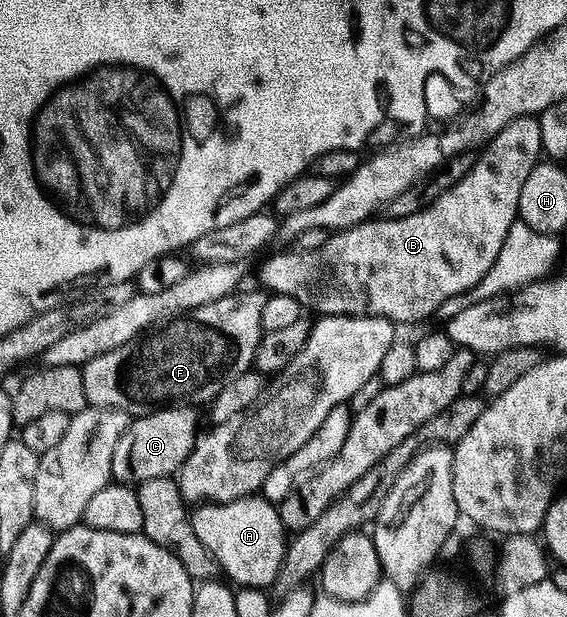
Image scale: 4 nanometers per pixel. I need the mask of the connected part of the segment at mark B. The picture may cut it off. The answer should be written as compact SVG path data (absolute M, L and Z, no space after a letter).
M535 115L518 117L514 121L510 121L510 125L506 125L506 129L502 129L502 133L498 133L489 143L484 144L482 150L476 156L474 165L466 173L466 177L462 177L462 181L458 181L458 185L446 189L442 193L442 197L438 197L430 205L426 205L426 209L422 209L418 213L410 213L410 217L402 217L401 219L373 217L367 223L359 223L357 227L329 234L326 245L322 245L322 249L280 251L277 255L270 256L261 265L261 284L259 283L259 286L265 292L274 295L294 297L294 301L298 301L301 308L308 310L309 307L310 310L316 311L315 313L320 315L373 315L374 317L389 319L391 323L397 325L416 323L419 319L429 318L431 320L435 316L436 310L442 305L442 301L450 301L450 297L454 297L458 293L466 293L471 287L478 285L478 281L482 281L482 277L486 277L490 265L494 265L494 257L498 257L498 253L502 250L502 241L506 241L506 233L510 233L510 225L517 222L520 214L518 197L522 197L522 185L526 181L526 177L530 177L530 169L534 169L534 165L541 162L543 150L539 118Z

